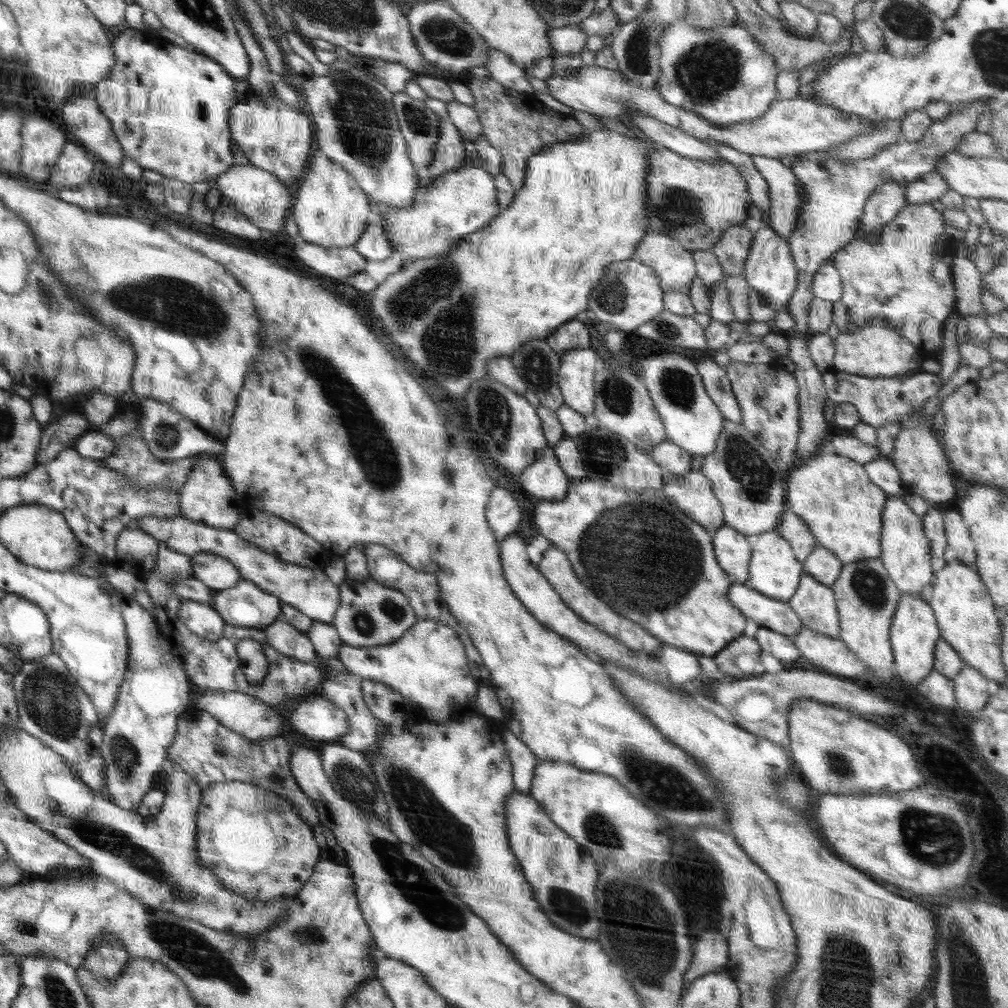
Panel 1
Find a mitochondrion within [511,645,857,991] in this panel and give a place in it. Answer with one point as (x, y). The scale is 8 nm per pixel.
(662, 784)

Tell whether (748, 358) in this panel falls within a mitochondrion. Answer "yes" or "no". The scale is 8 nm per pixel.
no

